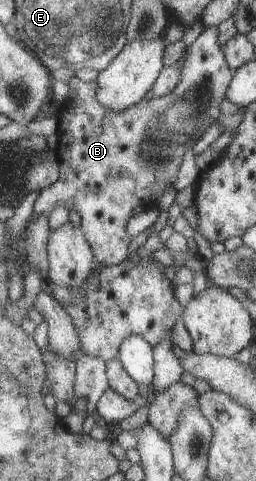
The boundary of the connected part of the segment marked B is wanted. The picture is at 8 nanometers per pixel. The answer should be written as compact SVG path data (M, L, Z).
M207 26L188 49L182 67L183 76L174 92L161 98L137 102L134 106L115 112L99 102L99 82L83 82L74 77L67 84L71 90L68 101L59 108L59 144L56 154L61 164L59 181L42 190L28 224L39 216L50 216L55 206L65 206L75 210L82 218L81 228L94 251L96 261L103 265L117 265L129 255L129 242L132 237L127 232L127 224L133 216L154 209L154 203L173 187L179 178L179 168L183 164L185 152L209 130L211 124L219 122L223 115L222 104L232 83L235 70L228 63L223 46L219 40L218 26Z

